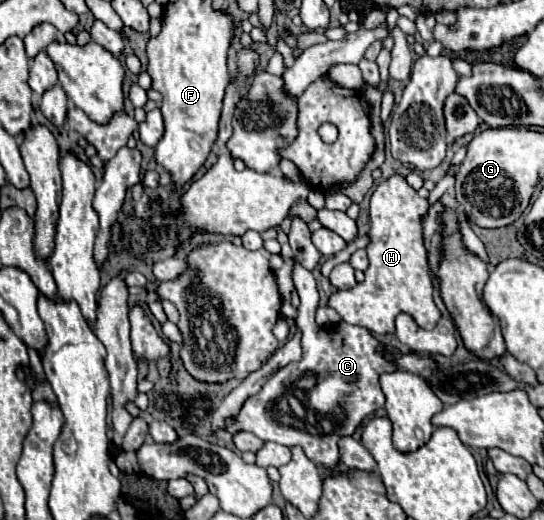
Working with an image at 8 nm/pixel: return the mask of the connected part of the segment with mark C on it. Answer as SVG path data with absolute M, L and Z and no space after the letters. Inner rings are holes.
M296 259L292 267L292 281L300 295L296 325L302 329L302 359L274 373L258 395L246 399L242 411L238 411L234 419L226 419L226 429L232 435L250 431L262 441L274 441L286 447L298 445L314 463L334 467L340 459L336 445L338 439L342 435L352 435L366 421L366 417L384 405L378 377L384 371L394 371L396 365L388 363L378 353L380 341L374 339L368 329L344 325L344 343L338 343L336 333L316 325L316 279ZM280 397L286 401L278 403Z

